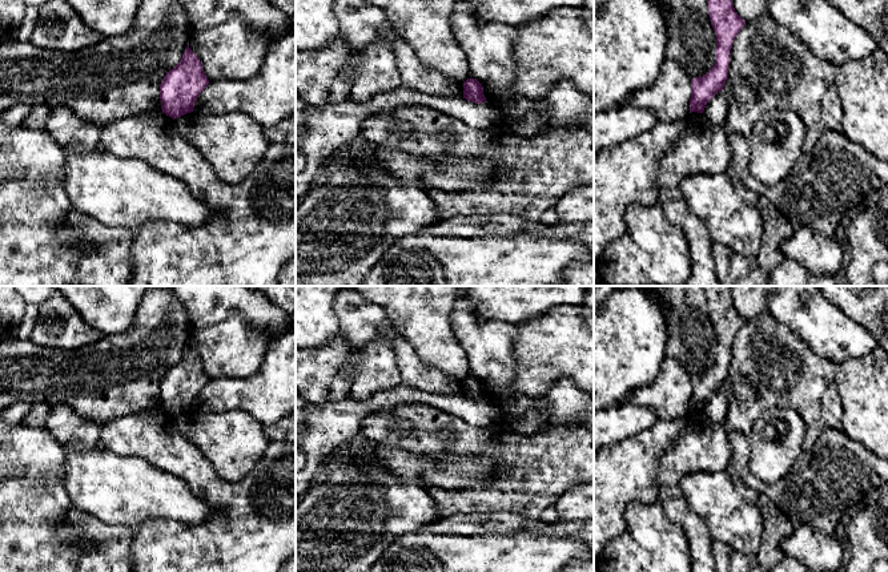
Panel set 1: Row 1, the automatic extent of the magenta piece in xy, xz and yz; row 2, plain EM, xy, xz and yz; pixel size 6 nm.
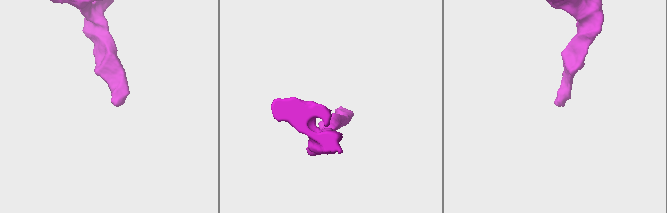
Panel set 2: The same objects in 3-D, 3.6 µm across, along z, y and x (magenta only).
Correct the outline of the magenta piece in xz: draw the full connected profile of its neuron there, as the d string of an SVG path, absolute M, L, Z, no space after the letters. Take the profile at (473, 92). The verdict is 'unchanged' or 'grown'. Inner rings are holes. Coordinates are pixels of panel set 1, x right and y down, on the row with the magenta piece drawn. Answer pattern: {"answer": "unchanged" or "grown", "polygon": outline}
{"answer": "unchanged", "polygon": "M467 78L463 82L463 98L467 101L482 104L486 102L486 97L483 94L483 86L477 78Z"}

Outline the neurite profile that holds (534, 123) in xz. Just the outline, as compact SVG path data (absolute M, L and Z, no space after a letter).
M530 112L522 117L519 124L507 125L507 128L523 137L537 136L541 133L549 133L559 129L554 129L549 125L545 113Z

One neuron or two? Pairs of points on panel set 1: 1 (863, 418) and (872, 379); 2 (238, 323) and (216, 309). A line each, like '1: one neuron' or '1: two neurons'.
1: one neuron
2: two neurons

